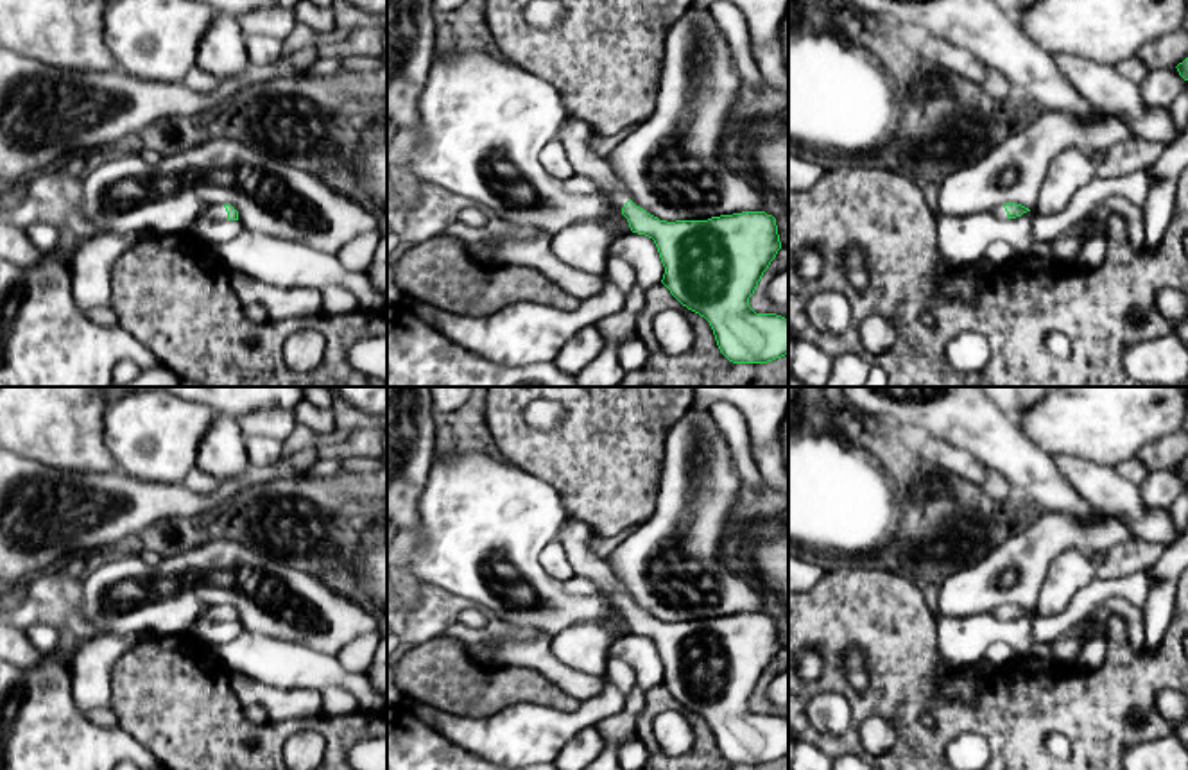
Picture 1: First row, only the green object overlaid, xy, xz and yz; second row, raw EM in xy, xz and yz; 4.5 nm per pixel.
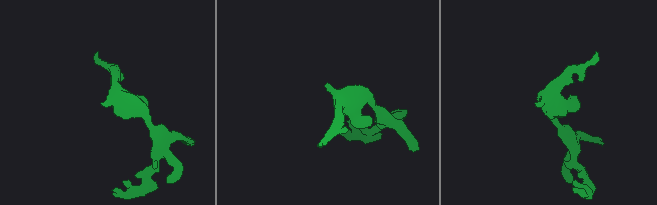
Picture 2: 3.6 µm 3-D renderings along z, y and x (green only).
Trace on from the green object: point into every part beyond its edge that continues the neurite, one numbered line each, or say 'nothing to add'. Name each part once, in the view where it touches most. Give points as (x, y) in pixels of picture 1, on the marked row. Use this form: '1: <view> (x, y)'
1: xy (217, 212)

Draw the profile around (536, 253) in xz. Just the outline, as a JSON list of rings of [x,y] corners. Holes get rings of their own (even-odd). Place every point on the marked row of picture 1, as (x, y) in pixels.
[[[538,231],[534,238],[507,238],[496,242],[493,256],[502,263],[518,263],[539,270],[552,283],[579,301],[602,292],[602,276],[577,270],[561,261],[550,247],[552,233]]]

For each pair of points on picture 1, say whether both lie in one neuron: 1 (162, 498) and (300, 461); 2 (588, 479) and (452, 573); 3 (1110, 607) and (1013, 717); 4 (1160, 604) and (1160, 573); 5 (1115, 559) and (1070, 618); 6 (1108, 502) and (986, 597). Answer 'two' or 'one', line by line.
1: one
2: two
3: two
4: one
5: two
6: two

